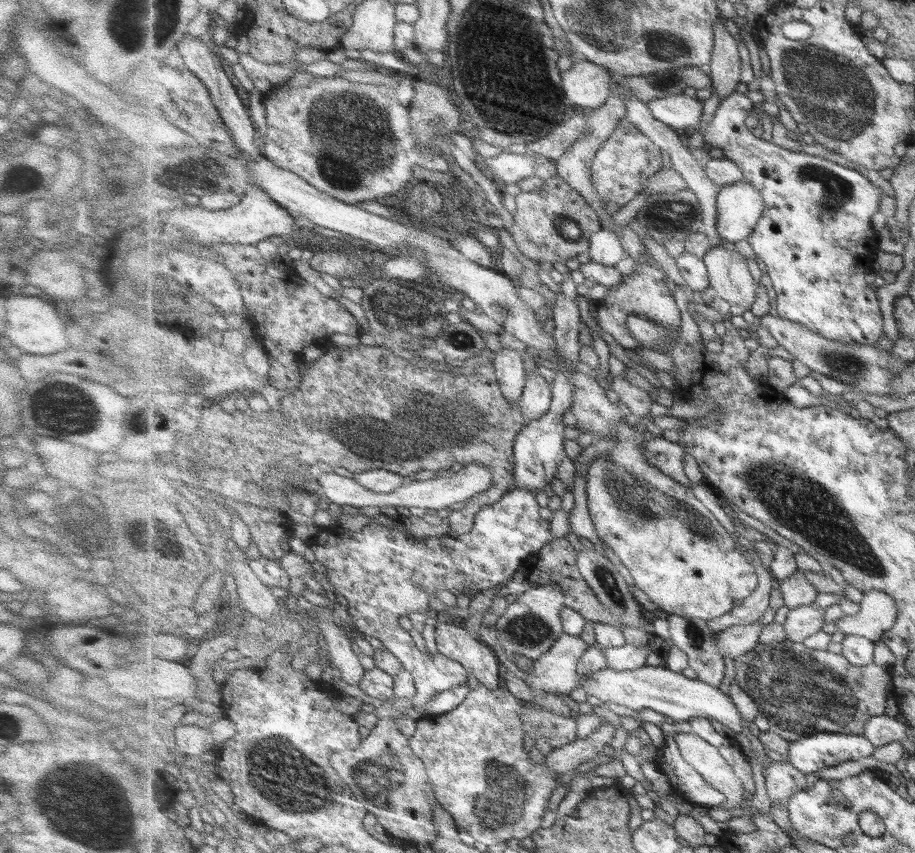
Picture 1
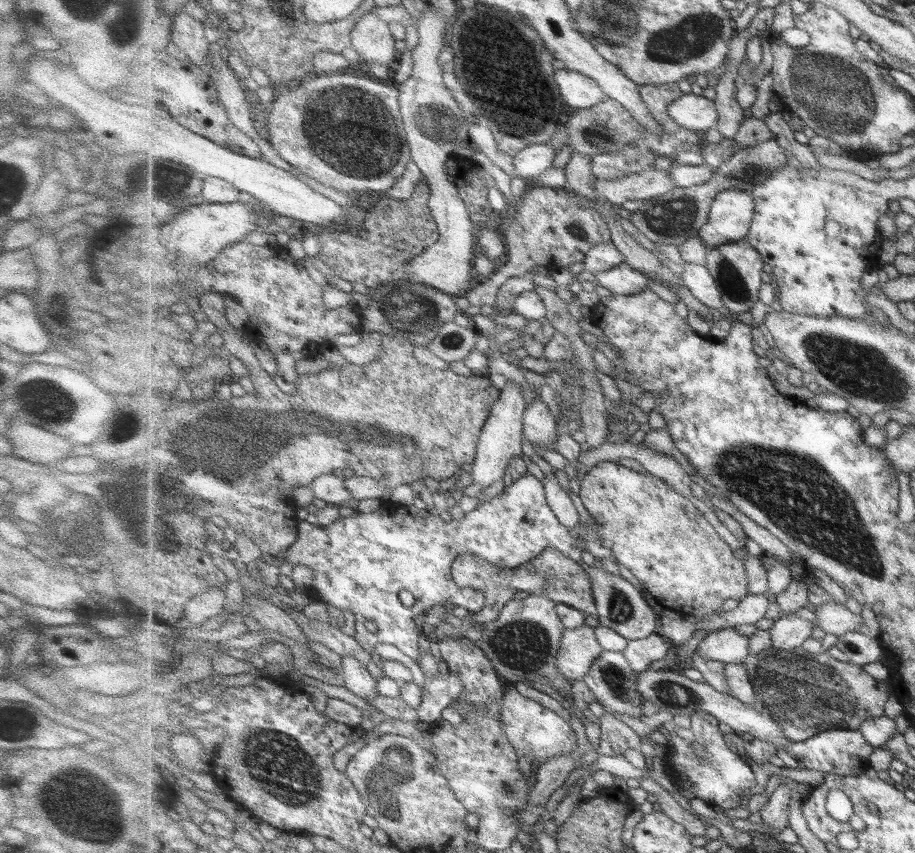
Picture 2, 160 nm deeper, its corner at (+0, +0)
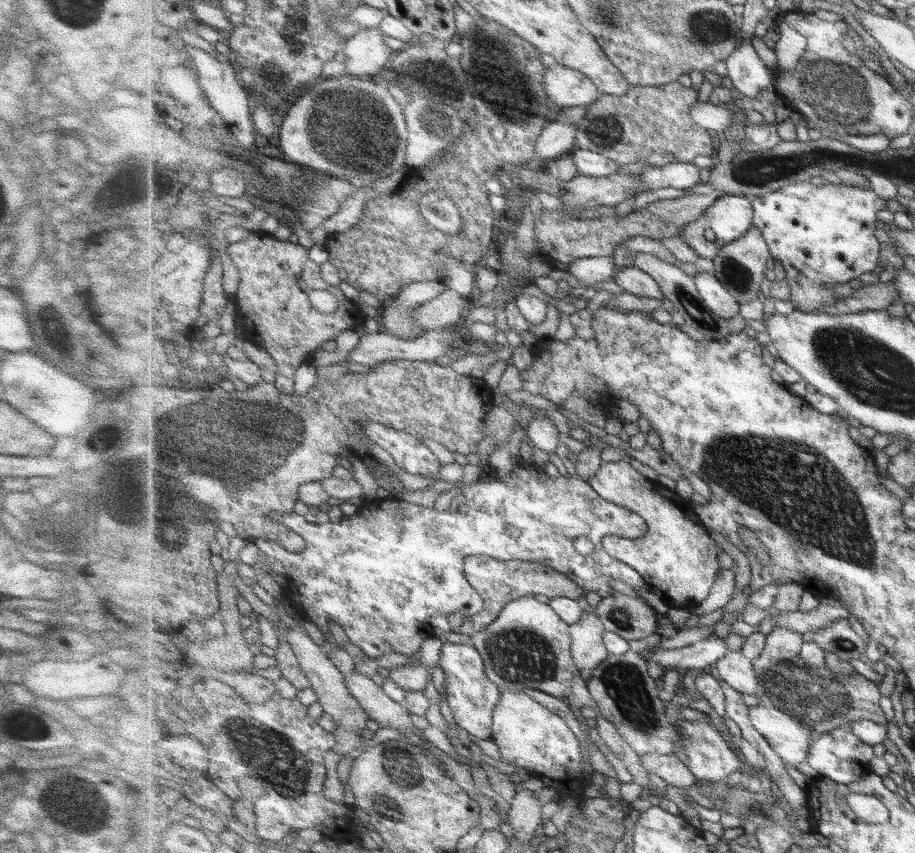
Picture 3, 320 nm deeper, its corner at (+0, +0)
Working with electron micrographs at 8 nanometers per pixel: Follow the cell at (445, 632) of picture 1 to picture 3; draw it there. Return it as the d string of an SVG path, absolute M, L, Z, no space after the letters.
M445 642L440 666L445 674L446 700L456 724L477 739L491 740L494 734L492 728L494 710L498 706L499 699L502 698L502 691L487 676L486 663L482 653L471 642L458 644Z

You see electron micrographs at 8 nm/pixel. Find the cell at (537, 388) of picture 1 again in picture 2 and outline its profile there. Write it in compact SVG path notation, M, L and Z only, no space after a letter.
M536 396L524 414L524 433L533 446L549 446L558 438L557 418L551 414L549 406Z

